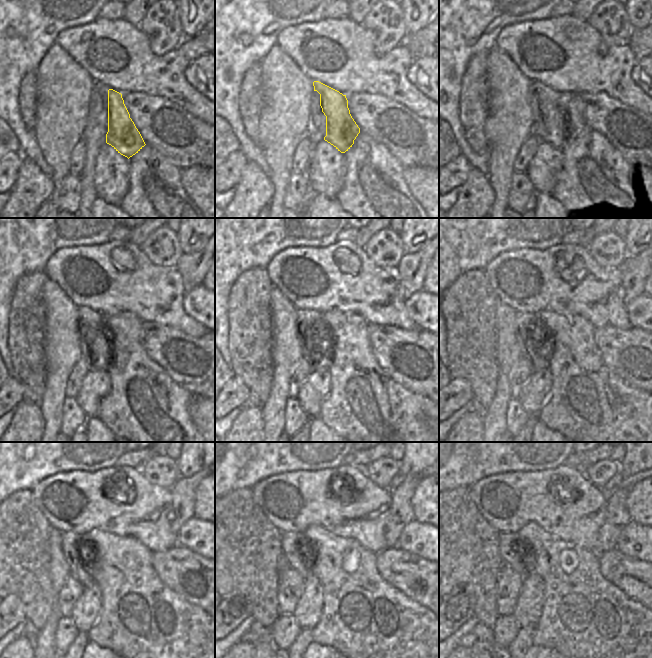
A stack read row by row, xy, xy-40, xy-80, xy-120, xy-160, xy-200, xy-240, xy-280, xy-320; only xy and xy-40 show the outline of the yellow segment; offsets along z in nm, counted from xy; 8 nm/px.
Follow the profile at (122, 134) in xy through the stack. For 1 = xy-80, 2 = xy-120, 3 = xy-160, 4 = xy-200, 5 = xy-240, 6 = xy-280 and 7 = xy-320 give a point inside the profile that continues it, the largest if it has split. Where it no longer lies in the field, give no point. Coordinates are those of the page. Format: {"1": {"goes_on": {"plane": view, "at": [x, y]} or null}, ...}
{"1": {"goes_on": {"plane": "xy-80", "at": [551, 127]}}, "2": {"goes_on": {"plane": "xy-120", "at": [98, 354]}}, "3": {"goes_on": {"plane": "xy-160", "at": [322, 351]}}, "4": {"goes_on": {"plane": "xy-200", "at": [524, 320]}}, "5": {"goes_on": {"plane": "xy-240", "at": [71, 549]}}, "6": {"goes_on": {"plane": "xy-280", "at": [292, 549]}}, "7": {"goes_on": {"plane": "xy-320", "at": [505, 540]}}}

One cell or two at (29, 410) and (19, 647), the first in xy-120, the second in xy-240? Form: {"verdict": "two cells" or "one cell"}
{"verdict": "one cell"}

